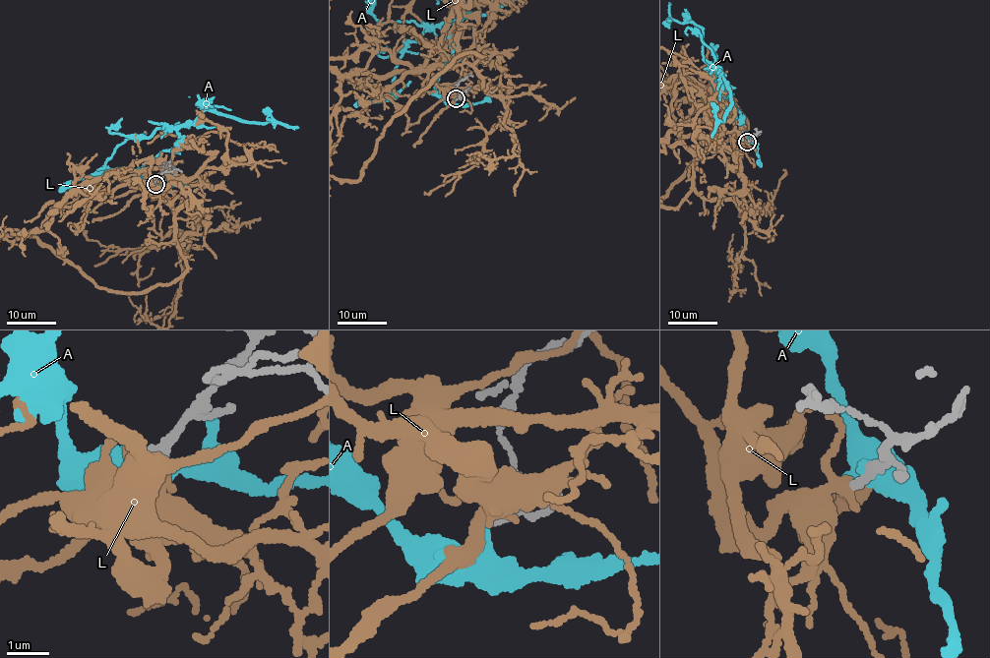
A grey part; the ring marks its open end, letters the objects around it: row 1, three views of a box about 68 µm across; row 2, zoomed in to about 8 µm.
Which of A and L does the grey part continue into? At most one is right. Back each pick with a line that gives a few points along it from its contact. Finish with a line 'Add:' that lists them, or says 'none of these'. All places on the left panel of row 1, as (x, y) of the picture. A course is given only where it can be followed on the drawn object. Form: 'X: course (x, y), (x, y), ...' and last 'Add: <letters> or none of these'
Add: L

